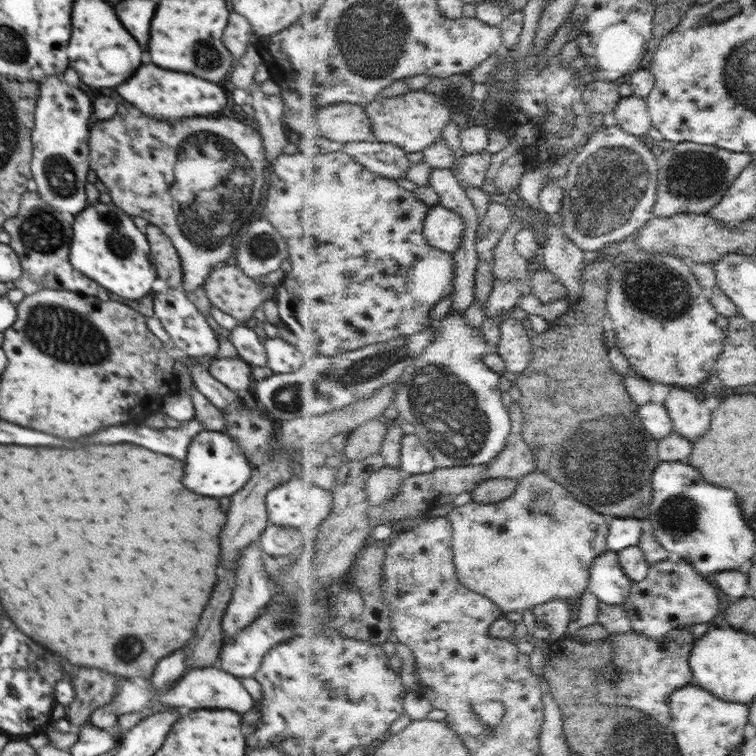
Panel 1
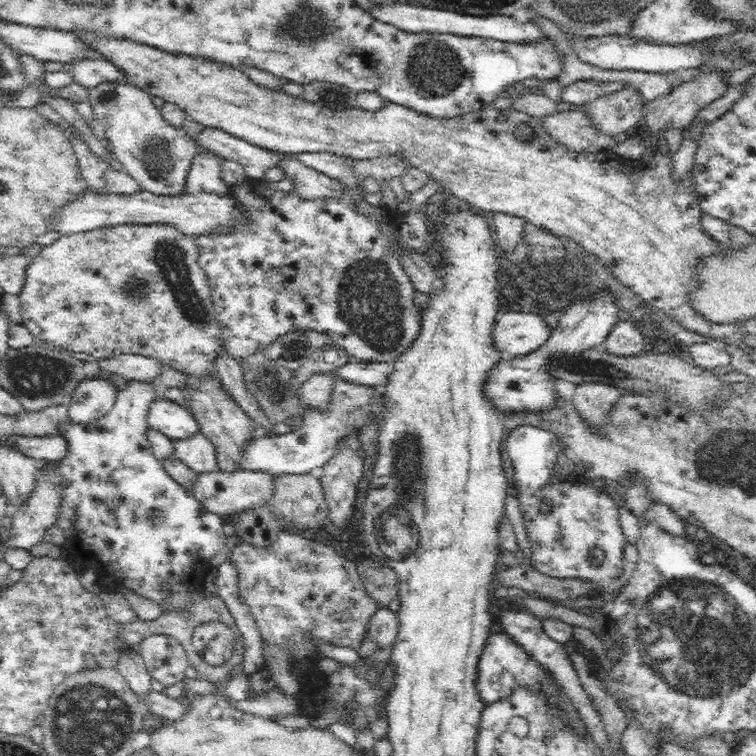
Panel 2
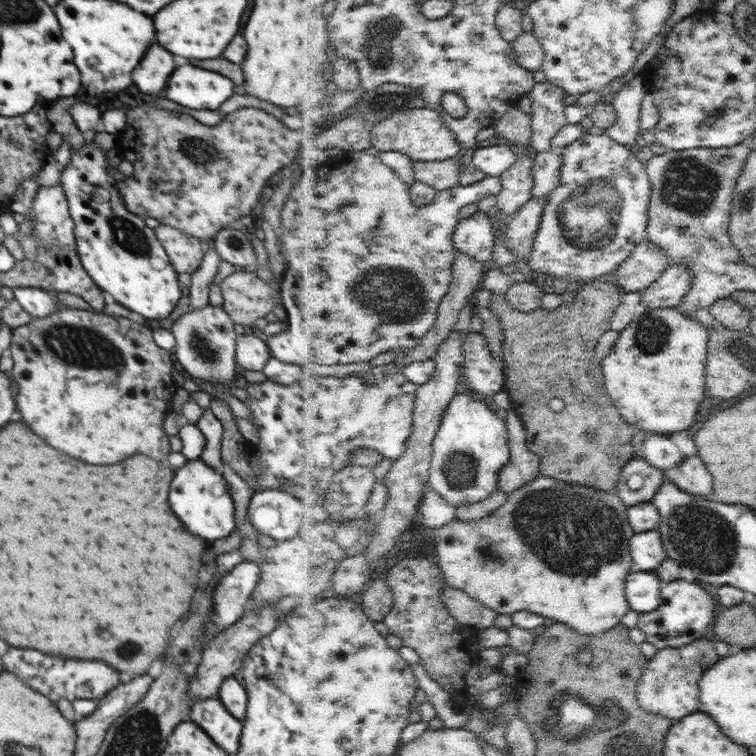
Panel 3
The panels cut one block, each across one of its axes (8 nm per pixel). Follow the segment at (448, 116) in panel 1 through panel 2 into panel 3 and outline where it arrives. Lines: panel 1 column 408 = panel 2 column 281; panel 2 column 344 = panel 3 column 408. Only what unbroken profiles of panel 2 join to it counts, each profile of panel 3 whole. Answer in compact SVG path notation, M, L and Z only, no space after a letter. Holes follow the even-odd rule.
M429 106L414 110L405 110L396 113L392 118L386 119L372 127L373 147L378 151L396 150L405 152L416 161L448 160L463 156L462 142L453 128L446 122L441 112Z

